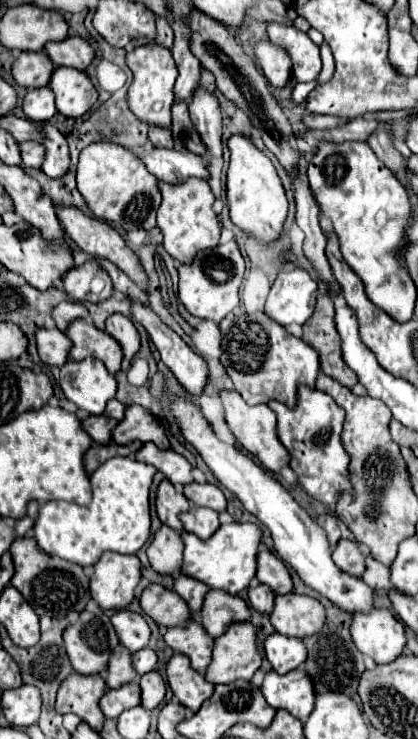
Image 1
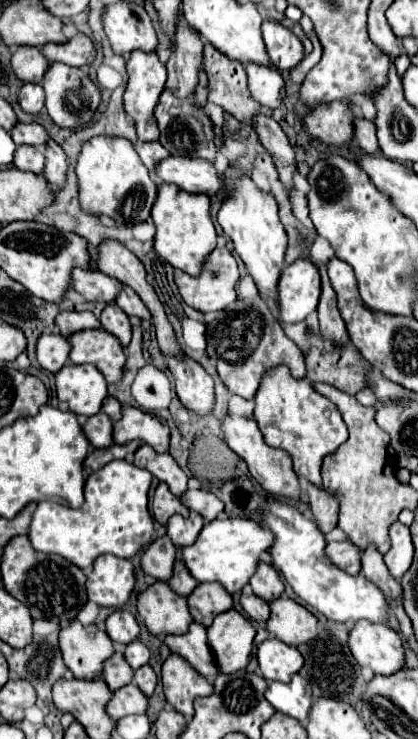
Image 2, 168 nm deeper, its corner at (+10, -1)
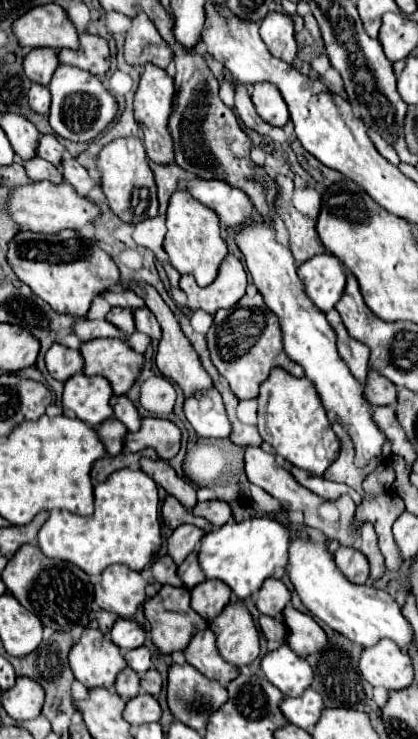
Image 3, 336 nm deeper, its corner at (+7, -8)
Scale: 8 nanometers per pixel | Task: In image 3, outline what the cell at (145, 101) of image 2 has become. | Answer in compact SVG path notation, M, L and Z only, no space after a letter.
M145 64L141 80L139 80L139 88L137 88L135 100L133 100L133 116L145 132L143 142L145 142L145 150L147 150L149 160L159 162L159 164L173 162L173 146L171 146L171 136L167 130L167 118L171 114L173 94L175 94L173 78L163 68L159 68L155 64Z

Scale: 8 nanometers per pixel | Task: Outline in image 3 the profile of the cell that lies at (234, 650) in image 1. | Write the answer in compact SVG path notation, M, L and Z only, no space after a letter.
M231 602L209 622L217 636L221 658L237 668L251 664L259 656L259 632L243 602Z

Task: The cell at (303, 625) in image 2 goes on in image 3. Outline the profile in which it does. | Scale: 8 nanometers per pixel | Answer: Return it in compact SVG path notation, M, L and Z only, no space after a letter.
M291 604L285 606L283 610L283 620L287 626L287 646L299 654L299 656L309 656L313 652L319 652L325 642L327 636L323 632L323 628L307 614L295 610Z

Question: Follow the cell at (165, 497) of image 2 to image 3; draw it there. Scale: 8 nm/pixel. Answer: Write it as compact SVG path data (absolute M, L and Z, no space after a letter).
M167 496L165 502L163 502L163 508L161 508L161 518L163 518L163 524L171 530L175 530L179 524L195 524L199 528L207 526L209 522L199 518L199 516L193 516L187 508L183 508L173 496Z

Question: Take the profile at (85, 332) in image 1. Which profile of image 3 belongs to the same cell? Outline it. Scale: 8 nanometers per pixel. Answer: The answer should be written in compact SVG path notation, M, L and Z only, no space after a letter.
M117 338L83 342L79 352L85 360L83 374L105 376L111 382L113 392L117 396L125 394L133 386L135 374L143 366L143 354L133 352L133 348L125 340Z

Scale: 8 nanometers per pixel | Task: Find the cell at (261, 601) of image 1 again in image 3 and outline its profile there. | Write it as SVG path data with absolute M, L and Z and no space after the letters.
M259 616L259 626L265 634L267 640L277 640L277 642L283 642L285 640L285 624L277 618L271 618L271 616Z

